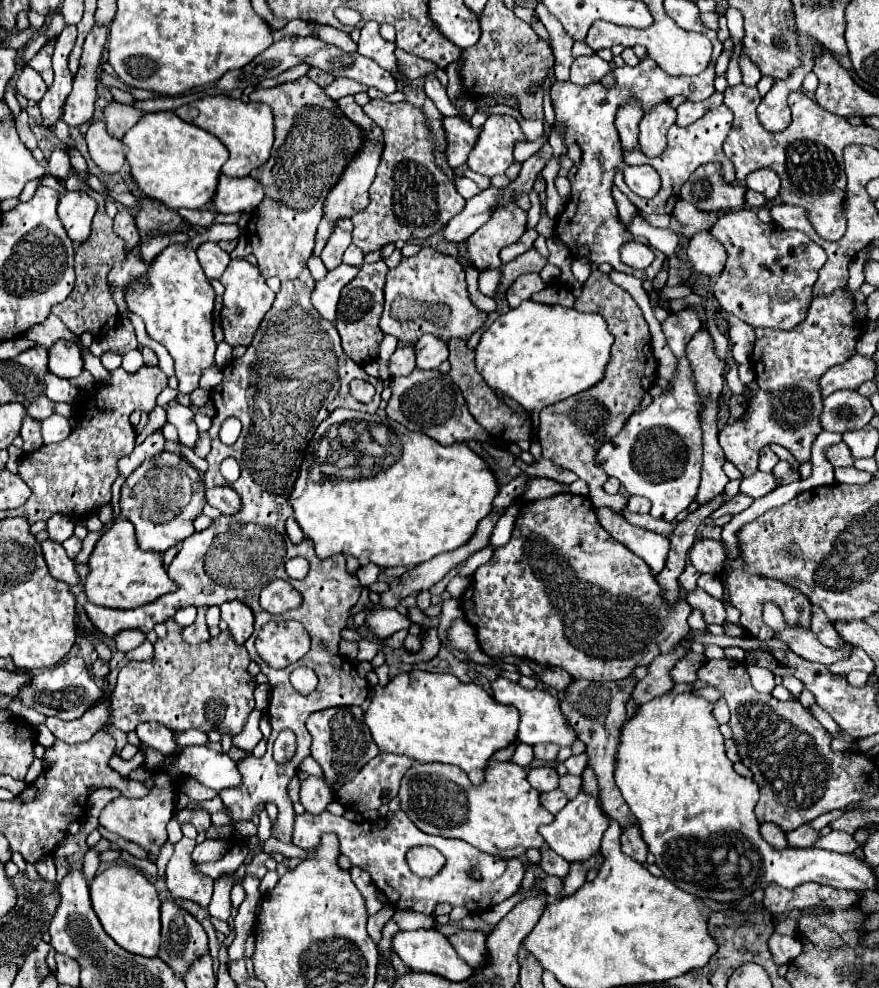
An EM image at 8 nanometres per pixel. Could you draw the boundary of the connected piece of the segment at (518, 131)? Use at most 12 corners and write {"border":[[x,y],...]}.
{"border":[[492,114],[468,156],[482,176],[504,174],[526,136],[516,118]]}

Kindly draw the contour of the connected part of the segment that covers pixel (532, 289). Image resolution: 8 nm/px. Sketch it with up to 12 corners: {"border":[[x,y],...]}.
{"border":[[522,274],[508,288],[510,308],[540,292],[546,284],[538,274]]}

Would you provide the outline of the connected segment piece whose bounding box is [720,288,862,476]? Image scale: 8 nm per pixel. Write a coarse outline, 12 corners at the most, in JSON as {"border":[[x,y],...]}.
{"border":[[846,288],[796,330],[756,330],[758,394],[720,446],[744,476],[822,432],[820,376],[856,352]]}

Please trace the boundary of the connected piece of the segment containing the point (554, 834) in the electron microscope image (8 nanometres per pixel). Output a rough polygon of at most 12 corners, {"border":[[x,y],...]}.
{"border":[[584,790],[552,824],[546,844],[568,862],[600,850],[610,820]]}

